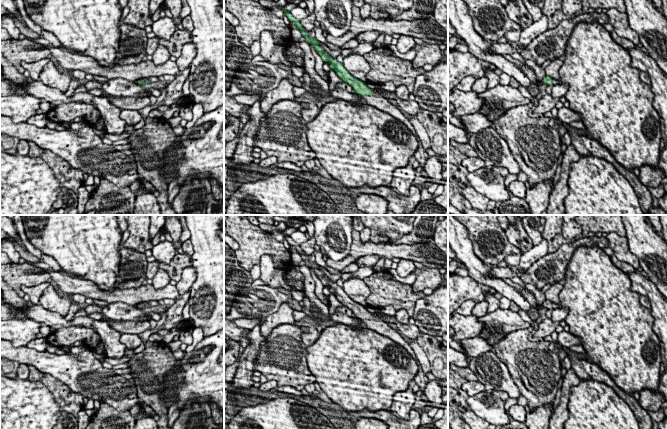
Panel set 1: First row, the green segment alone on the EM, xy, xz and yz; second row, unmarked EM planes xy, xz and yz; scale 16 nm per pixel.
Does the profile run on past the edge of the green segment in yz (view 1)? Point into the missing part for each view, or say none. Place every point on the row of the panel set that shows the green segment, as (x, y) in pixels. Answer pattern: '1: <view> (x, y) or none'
1: yz (554, 81)

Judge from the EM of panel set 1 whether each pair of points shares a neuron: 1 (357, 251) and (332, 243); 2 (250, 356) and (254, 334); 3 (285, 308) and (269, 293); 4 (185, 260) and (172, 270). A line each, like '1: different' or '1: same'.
1: different
2: same
3: different
4: same

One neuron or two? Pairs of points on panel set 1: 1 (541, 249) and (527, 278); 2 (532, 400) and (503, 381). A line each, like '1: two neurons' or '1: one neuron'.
1: two neurons
2: two neurons

